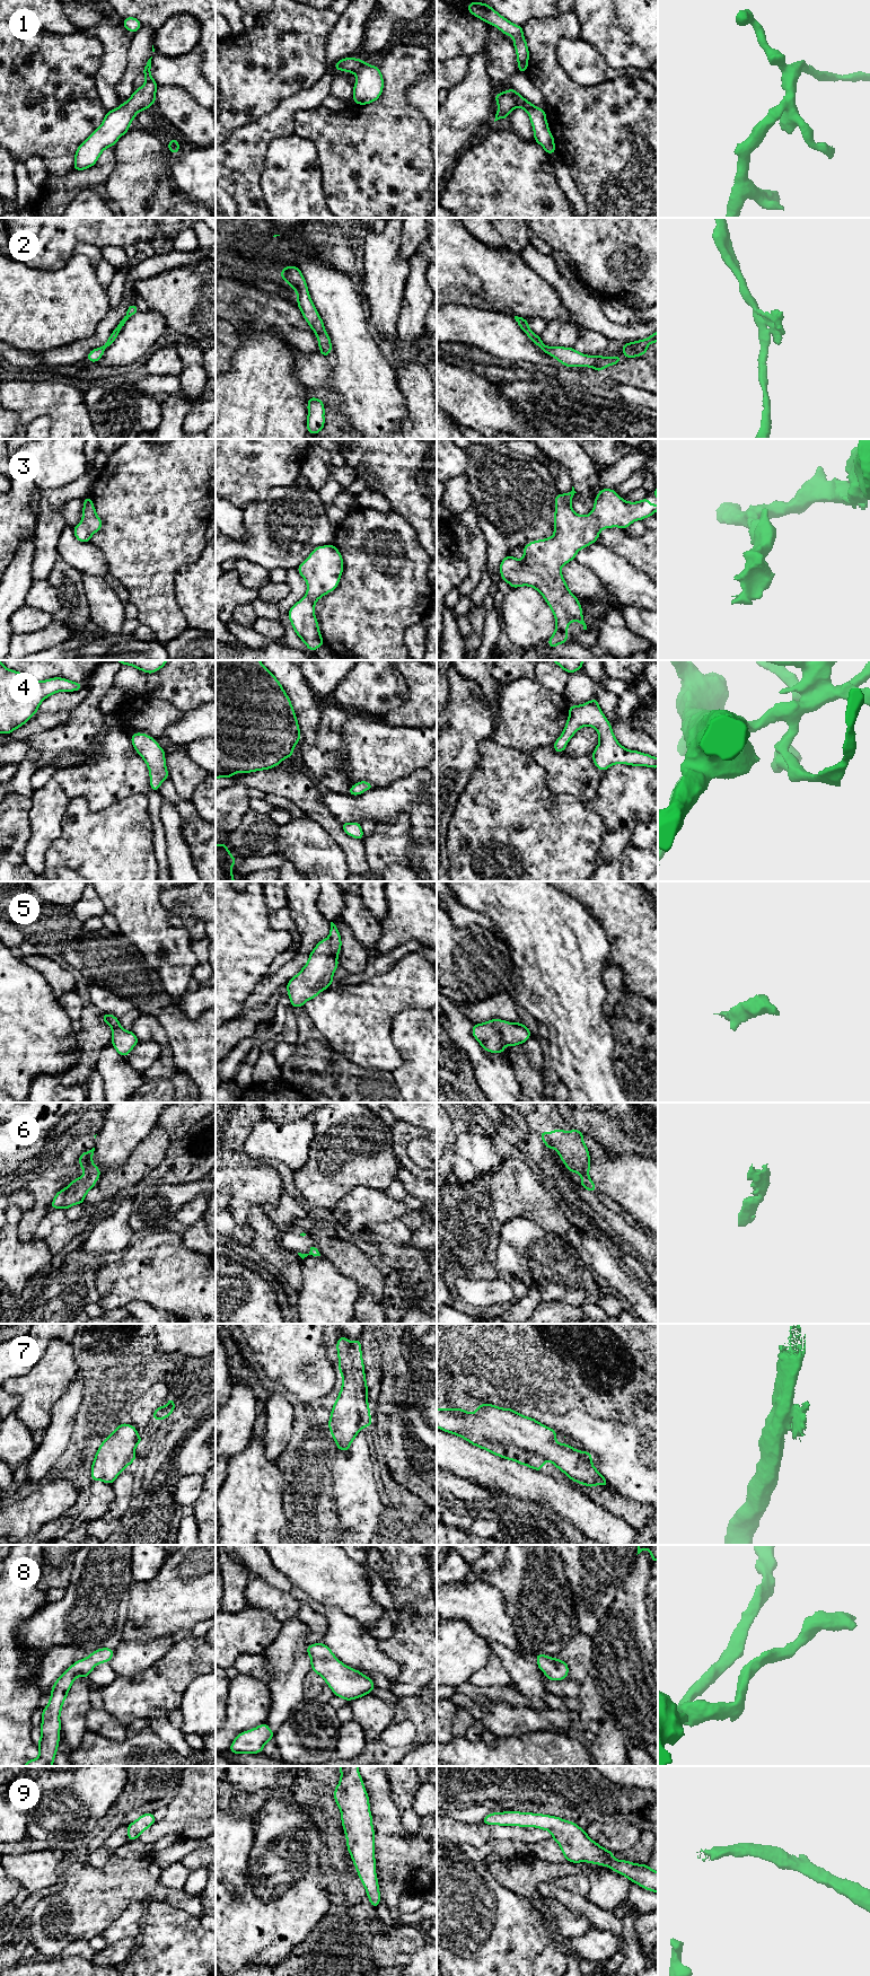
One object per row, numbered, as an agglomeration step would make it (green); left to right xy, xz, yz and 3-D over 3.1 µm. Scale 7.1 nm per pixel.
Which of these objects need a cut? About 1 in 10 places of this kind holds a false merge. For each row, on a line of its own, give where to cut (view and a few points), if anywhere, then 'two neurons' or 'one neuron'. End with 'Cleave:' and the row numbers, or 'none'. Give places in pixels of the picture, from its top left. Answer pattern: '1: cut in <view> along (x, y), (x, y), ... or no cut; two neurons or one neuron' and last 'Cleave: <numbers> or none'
1: no cut; one neuron
2: no cut; one neuron
3: no cut; one neuron
4: no cut; one neuron
5: no cut; one neuron
6: no cut; one neuron
7: no cut; one neuron
8: no cut; one neuron
9: no cut; one neuron
Cleave: none

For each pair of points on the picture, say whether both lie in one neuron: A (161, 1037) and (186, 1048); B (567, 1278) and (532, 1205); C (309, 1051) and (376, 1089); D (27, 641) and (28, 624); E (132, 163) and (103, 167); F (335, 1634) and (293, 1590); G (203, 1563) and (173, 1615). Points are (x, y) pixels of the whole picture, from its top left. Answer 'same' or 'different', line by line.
A: different
B: different
C: same
D: different
E: different
F: same
G: same

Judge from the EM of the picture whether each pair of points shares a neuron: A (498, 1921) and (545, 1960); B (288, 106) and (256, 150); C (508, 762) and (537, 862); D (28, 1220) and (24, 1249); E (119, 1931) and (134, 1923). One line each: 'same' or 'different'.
A: same
B: same
C: same
D: different
E: same

